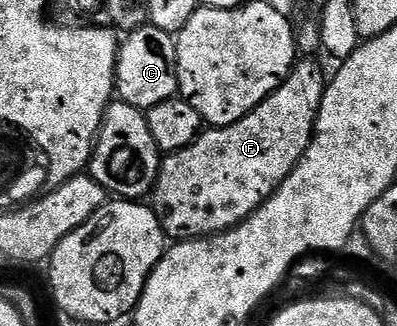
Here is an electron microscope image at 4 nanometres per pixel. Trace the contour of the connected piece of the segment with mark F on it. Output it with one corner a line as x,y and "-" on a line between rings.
313,59
298,60
285,82
243,119
230,125
206,128
190,145
168,154
161,162
151,194
151,208
157,214
166,238
178,242
192,241
194,237
211,237
247,220
301,162
313,138
313,128
317,126
317,112
326,84
326,74
321,74

